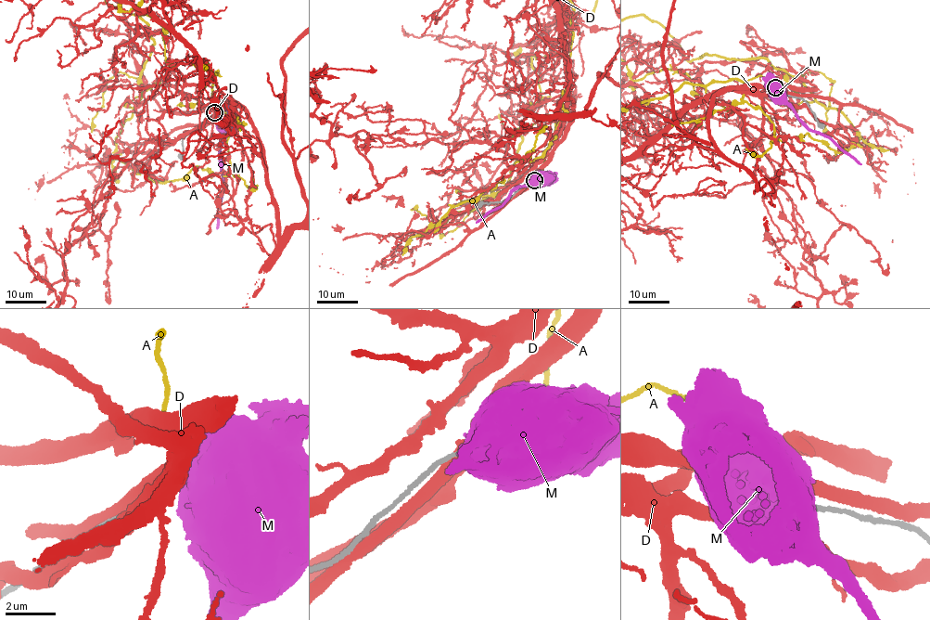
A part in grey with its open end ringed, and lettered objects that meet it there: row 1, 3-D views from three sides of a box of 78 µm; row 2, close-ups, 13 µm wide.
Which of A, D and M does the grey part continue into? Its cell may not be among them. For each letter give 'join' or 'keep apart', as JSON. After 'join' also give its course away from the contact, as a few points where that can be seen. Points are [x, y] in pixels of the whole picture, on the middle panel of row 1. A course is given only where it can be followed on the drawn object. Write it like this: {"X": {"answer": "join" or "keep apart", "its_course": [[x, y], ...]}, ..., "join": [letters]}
{"A": {"answer": "join"}, "D": {"answer": "keep apart"}, "M": {"answer": "keep apart"}, "join": ["A"]}

